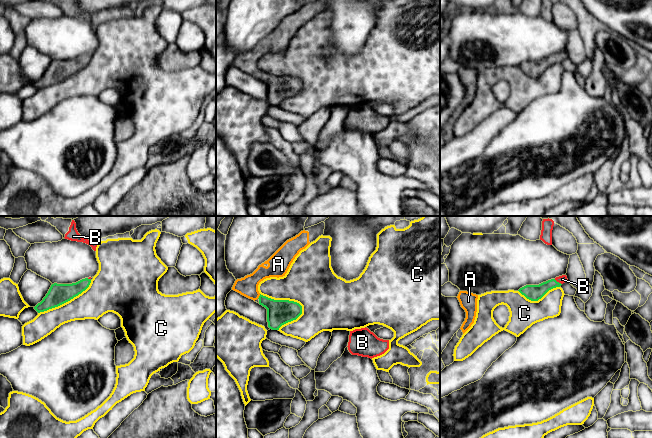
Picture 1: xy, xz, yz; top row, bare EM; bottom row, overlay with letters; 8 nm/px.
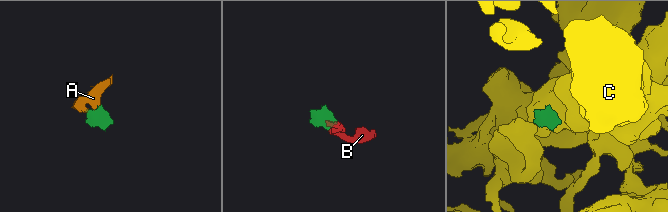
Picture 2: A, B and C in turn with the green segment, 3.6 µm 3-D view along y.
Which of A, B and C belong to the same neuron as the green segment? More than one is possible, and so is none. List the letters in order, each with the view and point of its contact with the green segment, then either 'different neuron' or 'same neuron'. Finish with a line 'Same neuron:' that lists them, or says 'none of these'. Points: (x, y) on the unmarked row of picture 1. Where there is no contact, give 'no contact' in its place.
A: meets green in xz at (259, 72); same neuron
B: meets green in yz at (558, 58); same neuron
C: meets green in xz at (284, 76); different neuron
Same neuron: A, B

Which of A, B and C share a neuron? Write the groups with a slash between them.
A B / C

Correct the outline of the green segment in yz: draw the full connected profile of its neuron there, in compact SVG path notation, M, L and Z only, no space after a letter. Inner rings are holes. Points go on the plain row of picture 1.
M566 51L556 53L555 55L548 56L539 61L526 61L520 64L518 67L531 77L538 77L549 66L560 63L563 59L568 57Z

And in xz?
M325 0L305 4L298 11L287 16L252 50L235 57L232 66L254 77L258 75L259 80L267 85L267 98L270 105L279 106L282 101L296 96L302 90L302 82L294 77L274 76L261 71L258 67L259 59L266 54L285 52L299 28L323 11L324 5Z

